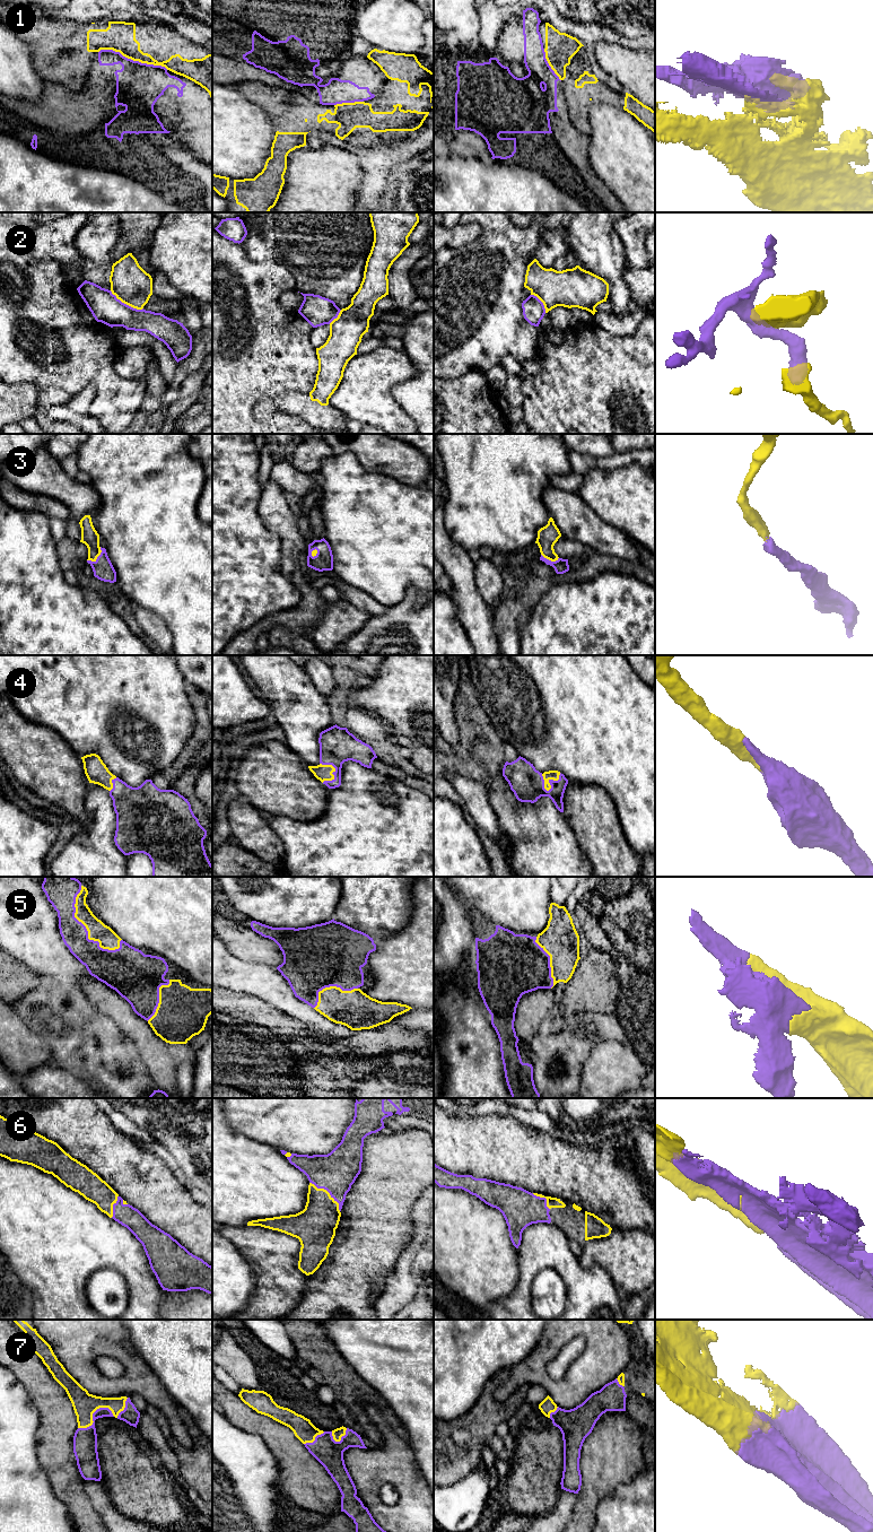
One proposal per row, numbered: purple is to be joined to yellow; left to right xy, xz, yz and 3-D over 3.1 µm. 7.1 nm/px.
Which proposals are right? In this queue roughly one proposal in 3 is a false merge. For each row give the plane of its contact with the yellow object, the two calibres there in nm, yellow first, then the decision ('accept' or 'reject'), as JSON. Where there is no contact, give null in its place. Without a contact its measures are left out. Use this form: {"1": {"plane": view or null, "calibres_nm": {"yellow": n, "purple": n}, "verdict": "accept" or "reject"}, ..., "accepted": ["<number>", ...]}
{"1": {"plane": "xy", "calibres_nm": {"yellow": 220, "purple": 320}, "verdict": "reject"}, "2": {"plane": "xy", "calibres_nm": {"yellow": 280, "purple": 220}, "verdict": "reject"}, "3": {"plane": "xy", "calibres_nm": {"yellow": 120, "purple": 150}, "verdict": "accept"}, "4": {"plane": "yz", "calibres_nm": {"yellow": 70, "purple": 240}, "verdict": "accept"}, "5": {"plane": "xy", "calibres_nm": {"yellow": 140, "purple": 190}, "verdict": "accept"}, "6": {"plane": "xz", "calibres_nm": {"yellow": 280, "purple": 280}, "verdict": "accept"}, "7": {"plane": "xy", "calibres_nm": {"yellow": 170, "purple": 180}, "verdict": "accept"}, "accepted": ["3", "4", "5", "6", "7"]}

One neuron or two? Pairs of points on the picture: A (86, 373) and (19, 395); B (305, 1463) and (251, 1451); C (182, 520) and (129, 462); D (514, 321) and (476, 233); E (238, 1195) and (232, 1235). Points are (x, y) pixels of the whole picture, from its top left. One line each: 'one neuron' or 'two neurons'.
A: two neurons
B: two neurons
C: one neuron
D: two neurons
E: two neurons

